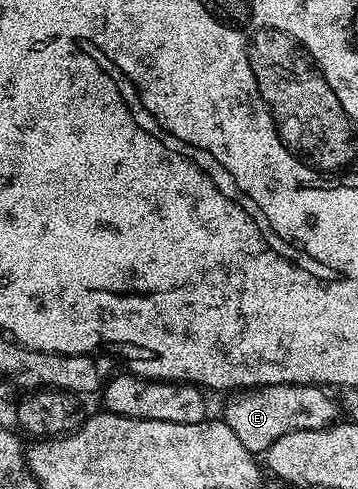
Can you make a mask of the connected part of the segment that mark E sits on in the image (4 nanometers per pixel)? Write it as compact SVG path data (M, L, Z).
M316 384L304 386L262 386L248 392L237 392L225 406L223 421L239 436L243 448L247 448L254 456L264 455L275 440L287 436L287 432L300 430L318 430L324 426L332 426L339 418L339 402L336 397L329 398L330 391Z

